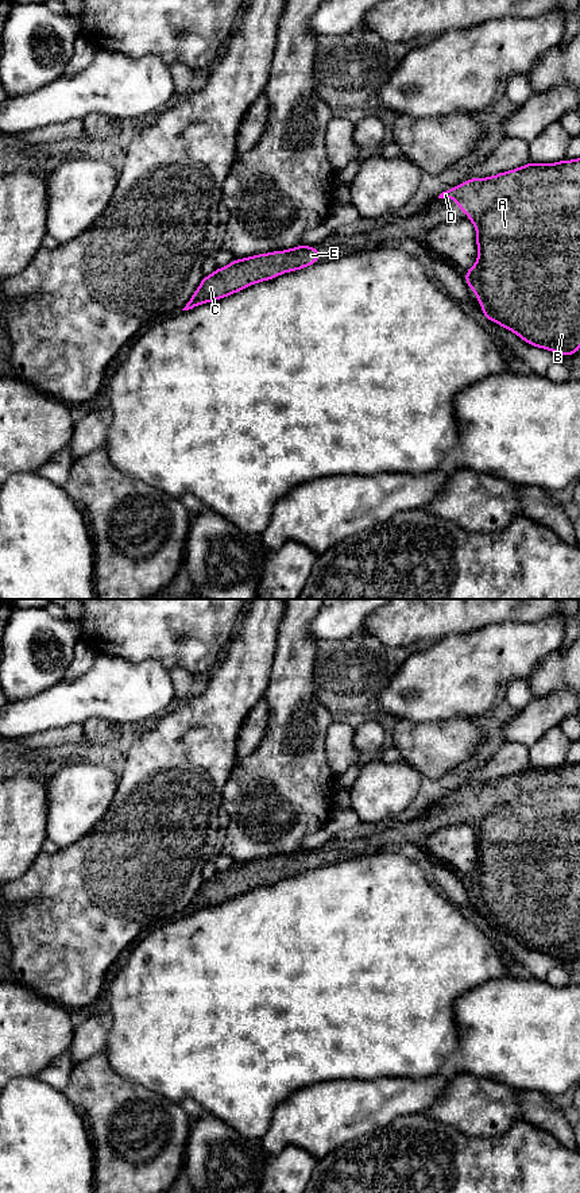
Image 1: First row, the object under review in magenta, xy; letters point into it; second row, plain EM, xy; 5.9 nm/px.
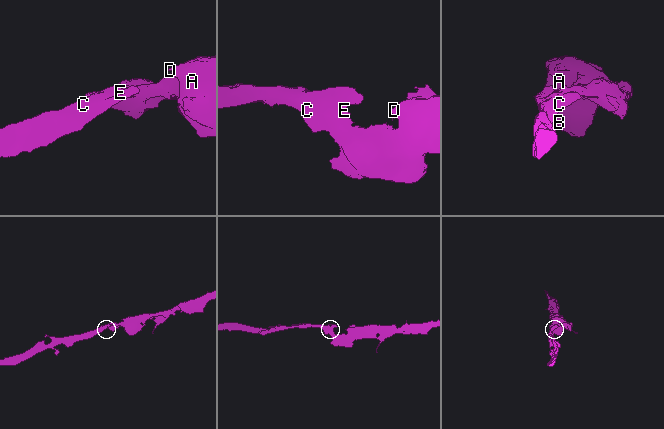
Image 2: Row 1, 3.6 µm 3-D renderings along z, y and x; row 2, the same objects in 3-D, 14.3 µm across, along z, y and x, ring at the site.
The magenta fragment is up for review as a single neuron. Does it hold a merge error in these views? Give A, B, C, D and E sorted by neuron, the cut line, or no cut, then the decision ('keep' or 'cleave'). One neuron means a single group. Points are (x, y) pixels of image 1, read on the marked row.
A B C D E; no cut; keep

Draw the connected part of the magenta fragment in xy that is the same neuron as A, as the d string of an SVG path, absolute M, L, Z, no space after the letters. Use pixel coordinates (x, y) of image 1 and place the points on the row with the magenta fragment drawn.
M580 158L556 163L531 163L486 178L468 181L442 192L438 198L453 198L476 228L477 259L464 274L465 283L475 292L483 316L514 332L523 341L561 355L575 355L580 350Z

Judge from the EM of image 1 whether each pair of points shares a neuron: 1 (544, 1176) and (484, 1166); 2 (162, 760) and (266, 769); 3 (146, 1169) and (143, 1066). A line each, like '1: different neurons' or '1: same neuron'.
1: same neuron
2: different neurons
3: different neurons

